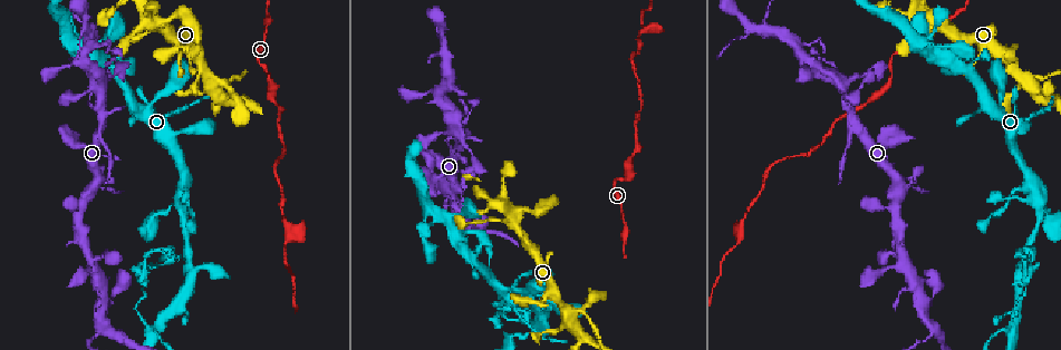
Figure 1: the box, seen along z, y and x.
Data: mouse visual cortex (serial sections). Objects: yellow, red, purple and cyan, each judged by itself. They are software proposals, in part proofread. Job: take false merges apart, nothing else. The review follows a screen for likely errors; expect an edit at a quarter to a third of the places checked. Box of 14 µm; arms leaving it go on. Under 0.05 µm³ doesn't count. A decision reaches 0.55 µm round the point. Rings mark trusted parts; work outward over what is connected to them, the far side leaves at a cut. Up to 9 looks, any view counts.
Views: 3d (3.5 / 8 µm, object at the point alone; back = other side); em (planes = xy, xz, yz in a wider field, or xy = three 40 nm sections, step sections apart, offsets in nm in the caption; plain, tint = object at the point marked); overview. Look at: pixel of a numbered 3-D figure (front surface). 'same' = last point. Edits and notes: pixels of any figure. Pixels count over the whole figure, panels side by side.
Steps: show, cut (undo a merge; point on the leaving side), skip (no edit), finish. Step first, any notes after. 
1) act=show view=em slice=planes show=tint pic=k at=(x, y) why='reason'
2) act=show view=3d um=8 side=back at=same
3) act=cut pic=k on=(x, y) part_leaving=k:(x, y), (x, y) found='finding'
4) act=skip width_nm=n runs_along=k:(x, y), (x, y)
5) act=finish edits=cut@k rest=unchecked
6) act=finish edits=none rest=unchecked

act=show view=3d um=3.5 pic=1 at=(1024, 83) why='looks like a crossing'

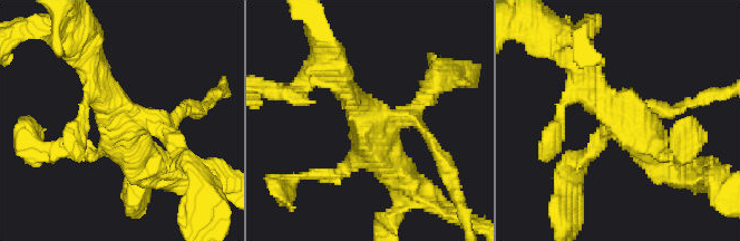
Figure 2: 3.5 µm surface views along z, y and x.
act=show view=em slice=xy step=2 show=tint pic=2 at=(391, 121)

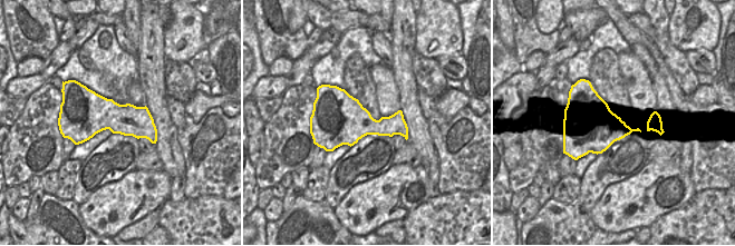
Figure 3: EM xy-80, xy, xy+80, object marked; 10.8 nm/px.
act=cut pic=2 on=(662, 112) part_leaving=2:(424, 133), (444, 156), (468, 224) found='a second cell is stuck on'

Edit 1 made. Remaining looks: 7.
act=show view=overview

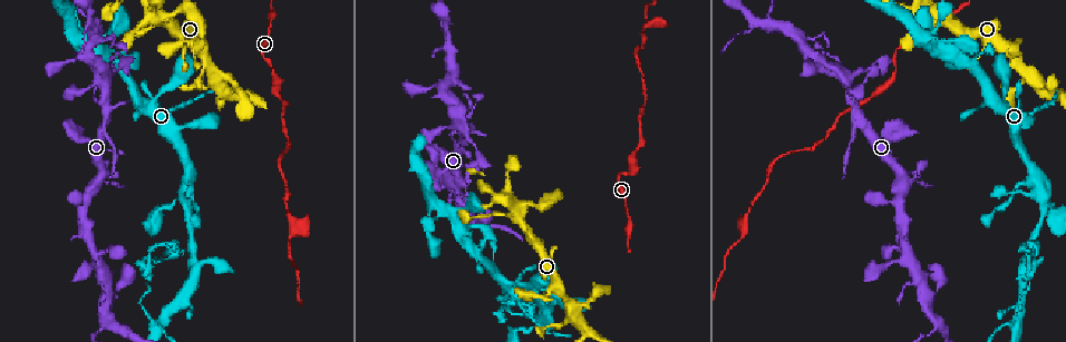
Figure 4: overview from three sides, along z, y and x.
act=show view=3d um=3.5 pic=4 at=(517, 206) why='looks like a crossing'

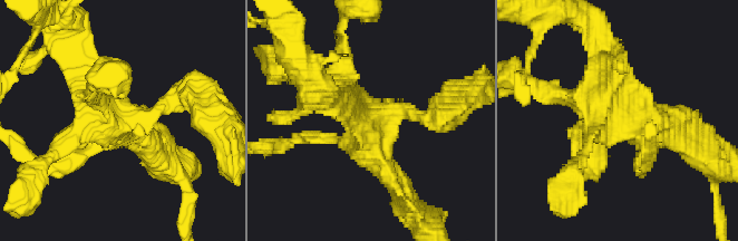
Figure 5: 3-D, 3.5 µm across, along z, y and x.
act=show view=em slice=xy step=2 show=tint pic=5 at=(627, 116) why='now the EM'

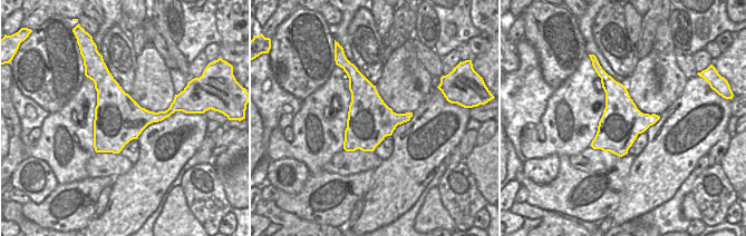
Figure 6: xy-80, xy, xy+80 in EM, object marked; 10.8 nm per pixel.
act=skip found='one cell here'

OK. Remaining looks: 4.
act=show view=3d um=3.5 pic=4 at=(970, 65) why='sharp bend'

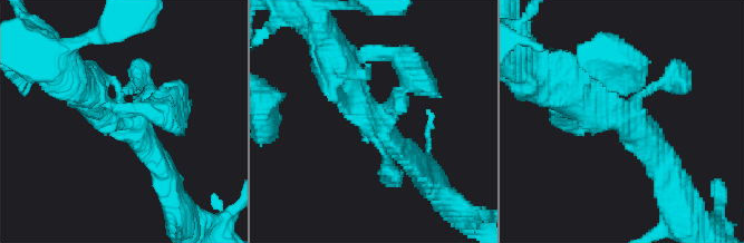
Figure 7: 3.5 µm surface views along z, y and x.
act=show view=em slice=xy step=3 show=tint pic=7 at=(372, 125)

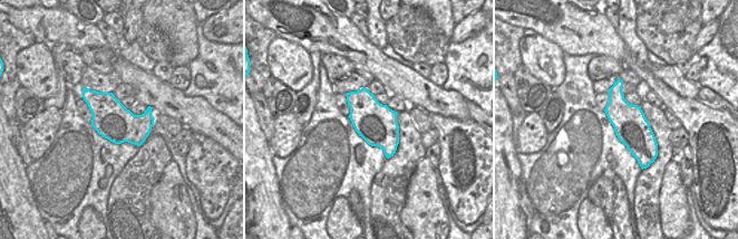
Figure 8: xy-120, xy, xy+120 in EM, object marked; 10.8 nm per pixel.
act=show view=em slice=planes show=tint at=same

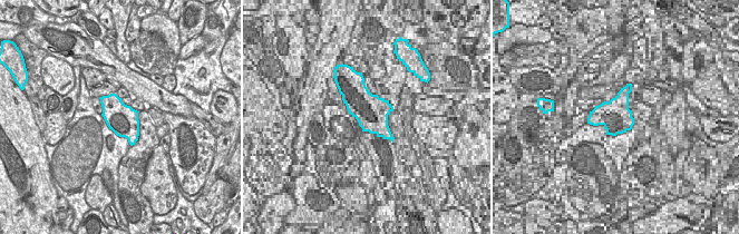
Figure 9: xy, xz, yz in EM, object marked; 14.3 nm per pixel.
act=skip runs_along=7:(414, 159), (366, 116), (335, 68) found='continuous, no second cell'

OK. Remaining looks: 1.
act=finish edits=cut@2 rest=unchecked

